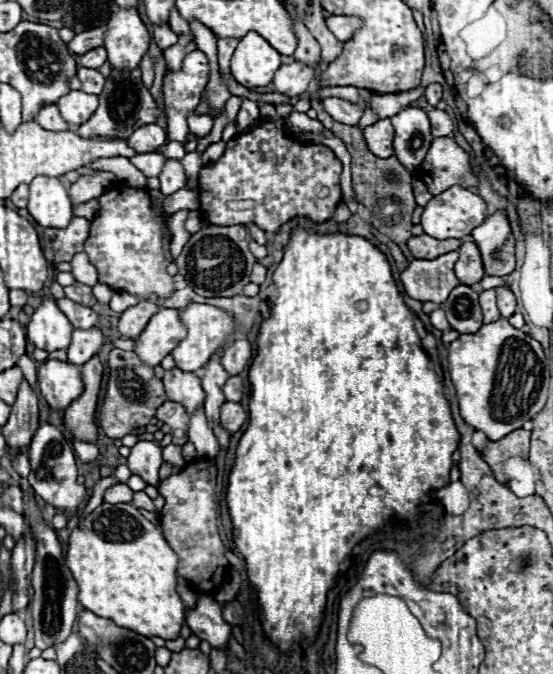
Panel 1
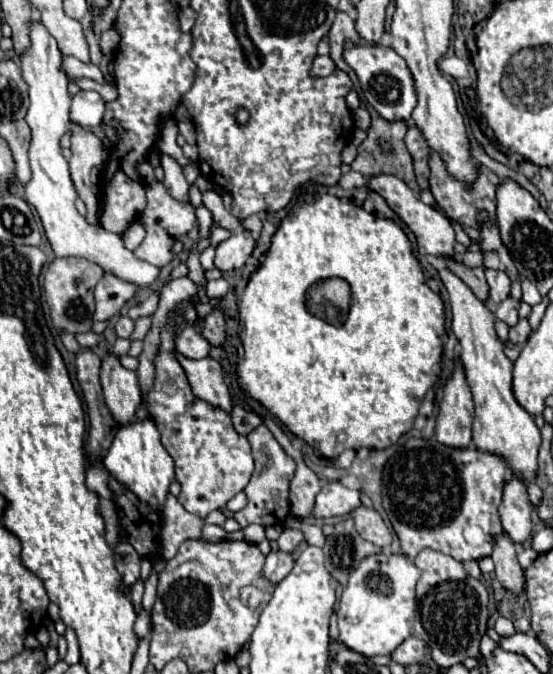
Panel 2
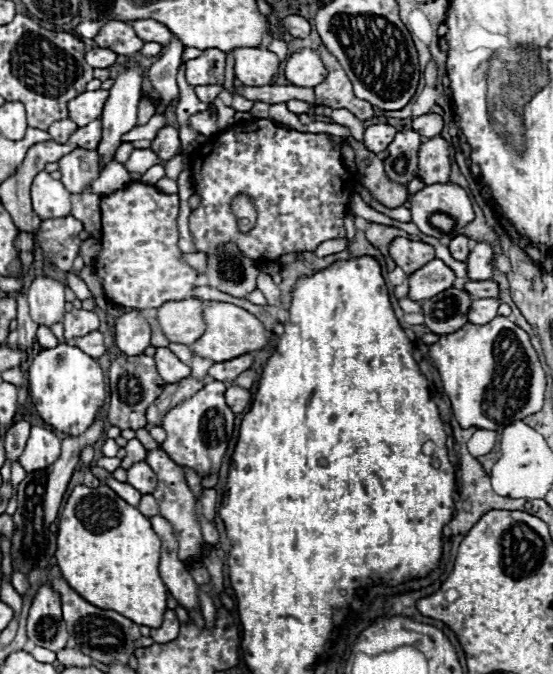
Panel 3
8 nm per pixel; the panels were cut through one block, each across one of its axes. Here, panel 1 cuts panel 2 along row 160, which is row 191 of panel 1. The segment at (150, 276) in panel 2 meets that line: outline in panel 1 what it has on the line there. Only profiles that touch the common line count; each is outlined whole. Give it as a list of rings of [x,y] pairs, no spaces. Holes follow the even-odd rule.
[[[36,176],[30,182],[28,212],[44,228],[66,228],[72,220],[72,206],[62,182],[50,176]]]

